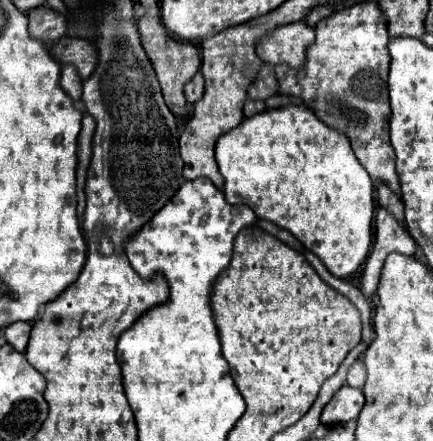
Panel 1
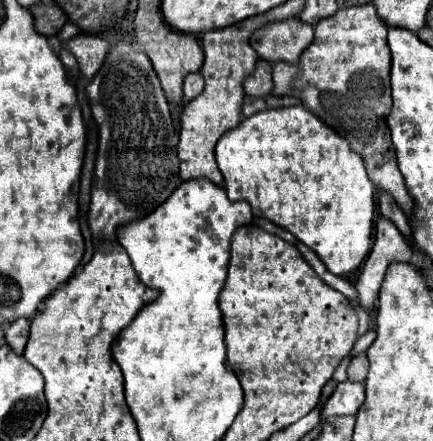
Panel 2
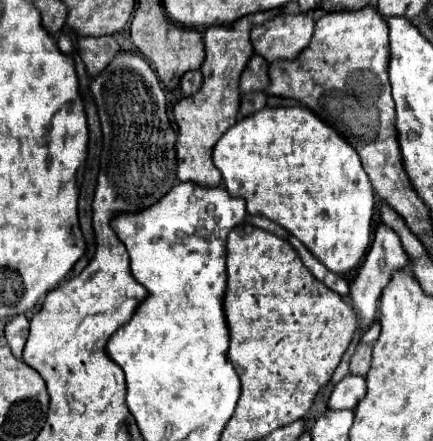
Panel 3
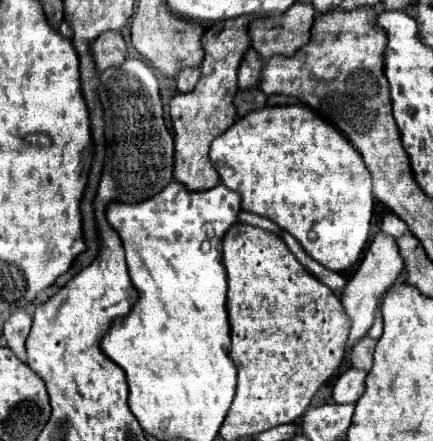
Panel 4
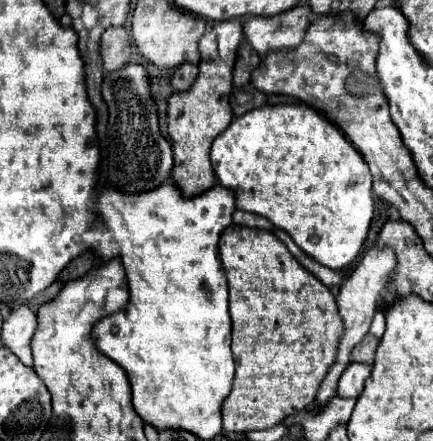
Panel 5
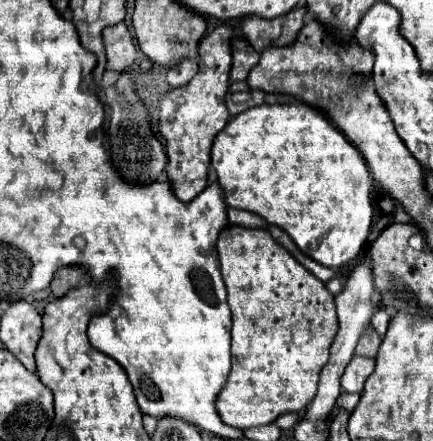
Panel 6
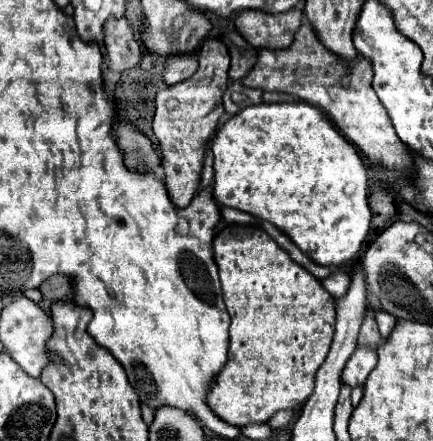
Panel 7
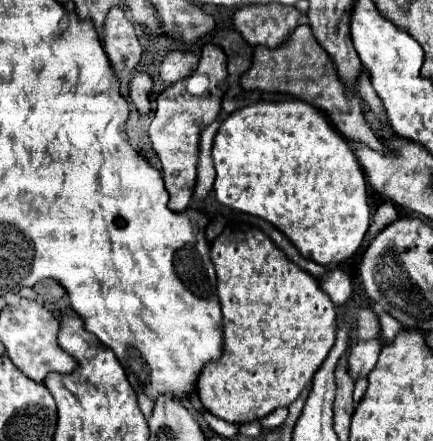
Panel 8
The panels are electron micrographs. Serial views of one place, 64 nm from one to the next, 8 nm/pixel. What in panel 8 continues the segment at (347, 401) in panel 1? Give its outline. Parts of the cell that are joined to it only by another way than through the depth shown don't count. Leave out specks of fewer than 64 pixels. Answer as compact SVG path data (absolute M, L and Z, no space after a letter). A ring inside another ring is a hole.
M380 338L358 340L352 346L352 352L348 356L348 366L350 366L350 372L352 372L354 380L370 374L370 370L376 366L380 350L382 350L382 340Z

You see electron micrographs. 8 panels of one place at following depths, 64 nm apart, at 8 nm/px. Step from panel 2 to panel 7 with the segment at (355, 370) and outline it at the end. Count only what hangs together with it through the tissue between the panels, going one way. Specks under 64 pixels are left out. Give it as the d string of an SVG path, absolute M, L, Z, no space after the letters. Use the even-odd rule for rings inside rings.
M368 310L364 316L364 324L360 328L358 334L358 344L360 346L370 346L370 348L378 348L378 344L382 342L382 336L378 332L378 324L374 320L374 314Z

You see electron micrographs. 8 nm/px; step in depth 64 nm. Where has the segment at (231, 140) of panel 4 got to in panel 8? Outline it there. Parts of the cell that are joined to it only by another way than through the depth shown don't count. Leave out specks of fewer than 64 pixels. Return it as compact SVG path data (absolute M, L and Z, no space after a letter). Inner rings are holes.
M302 100L256 102L228 114L214 138L214 192L222 206L258 216L284 232L298 252L316 264L340 264L360 248L370 224L366 176L350 144L332 128L326 116Z

